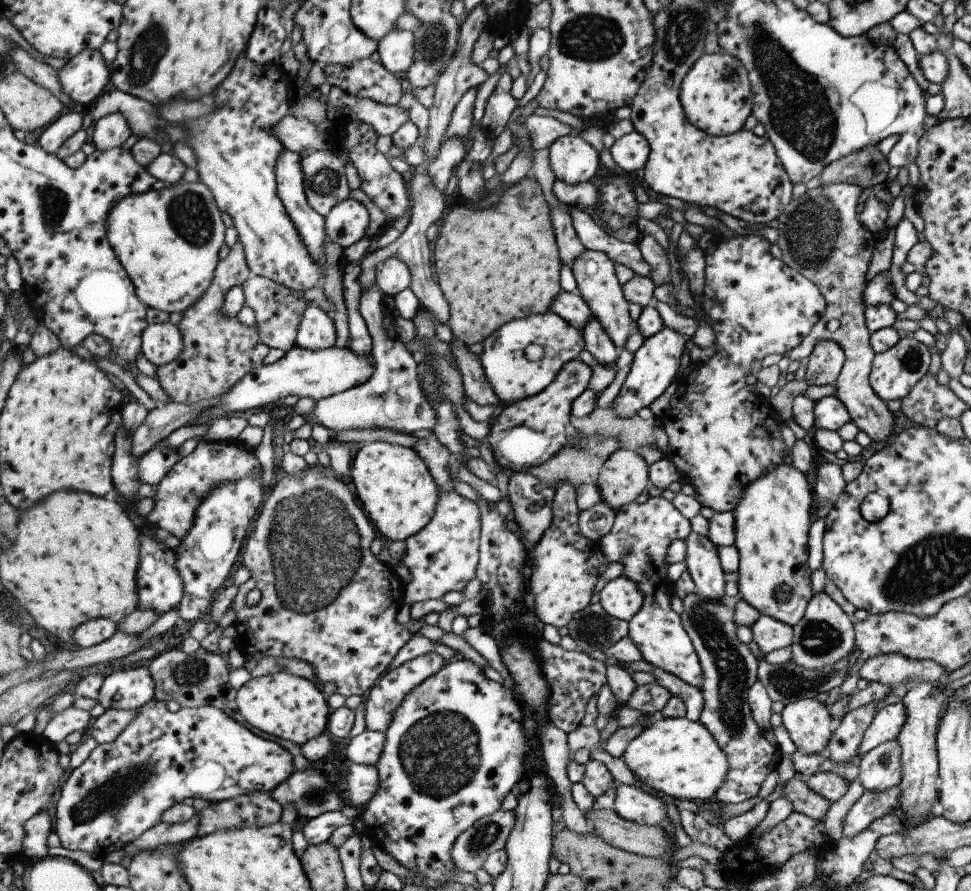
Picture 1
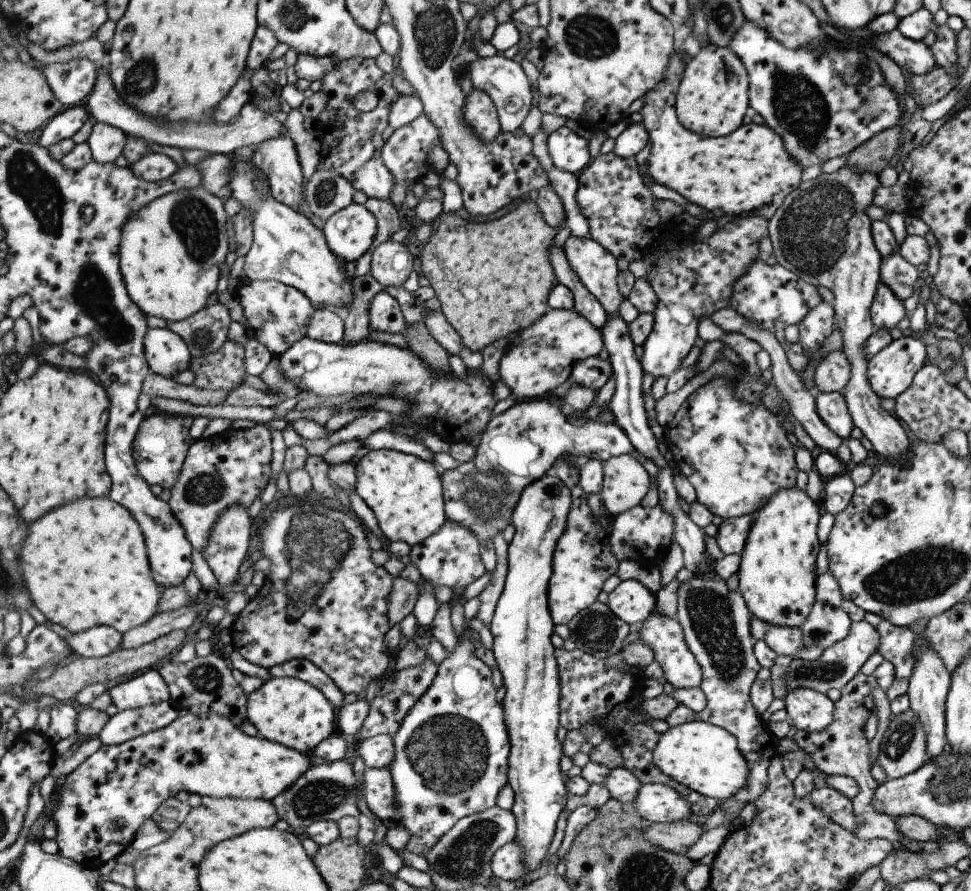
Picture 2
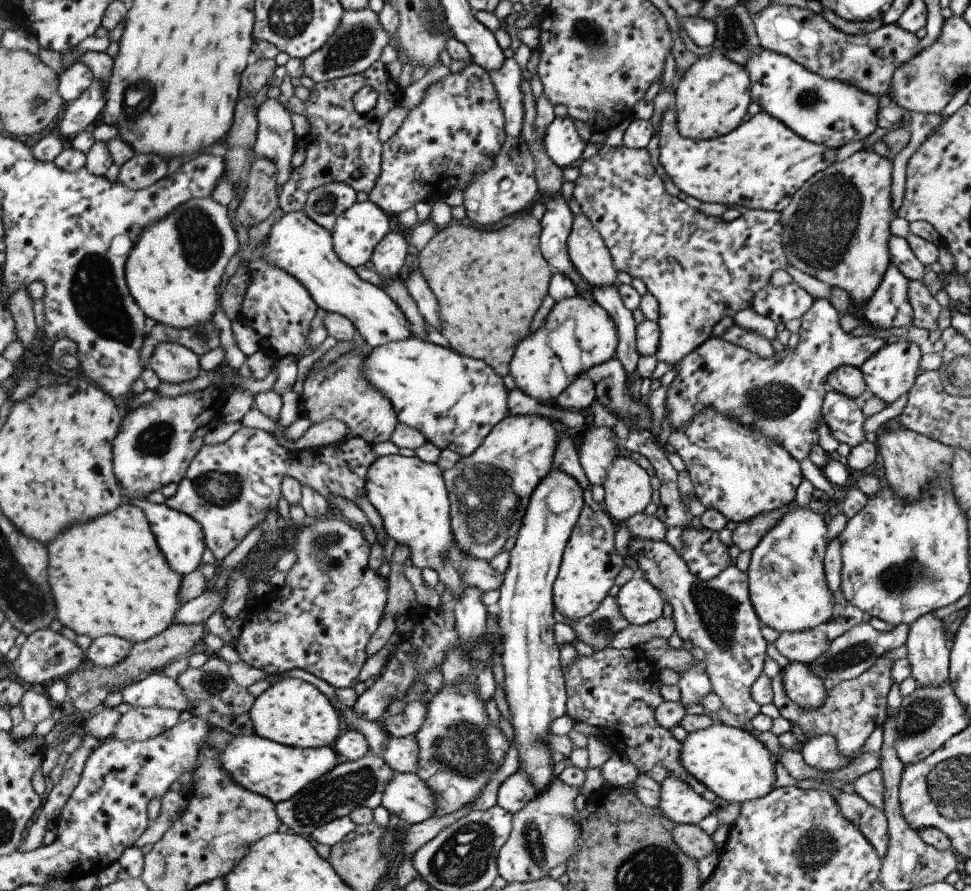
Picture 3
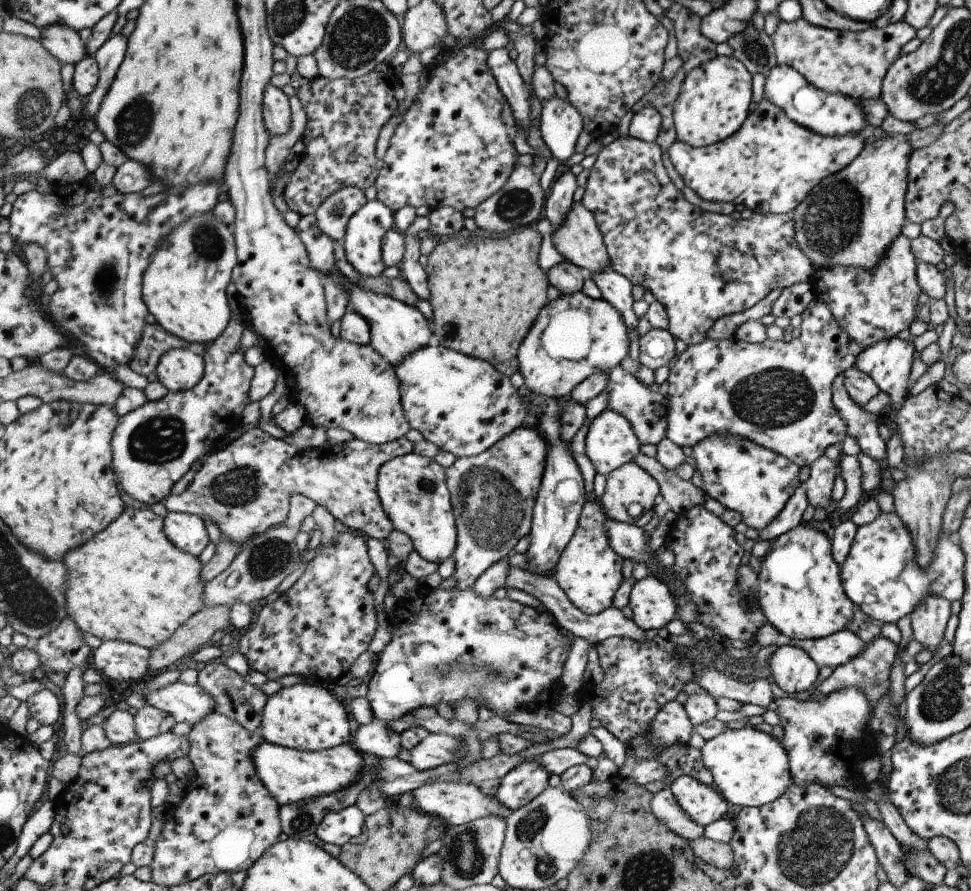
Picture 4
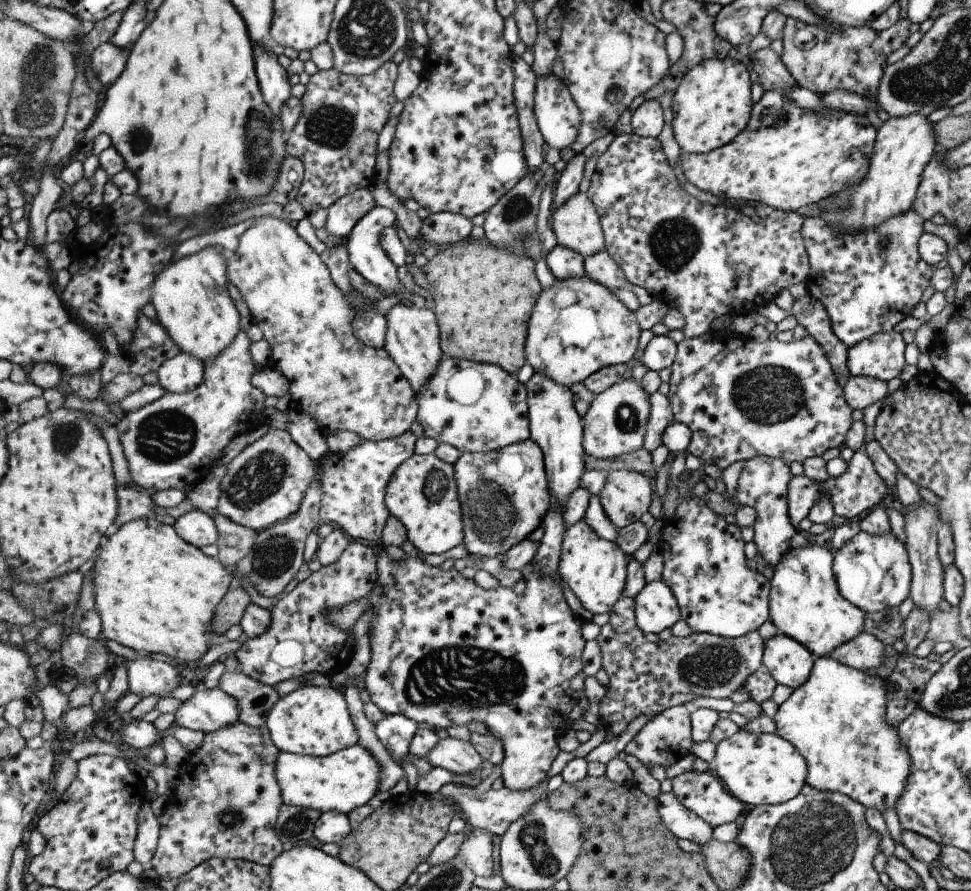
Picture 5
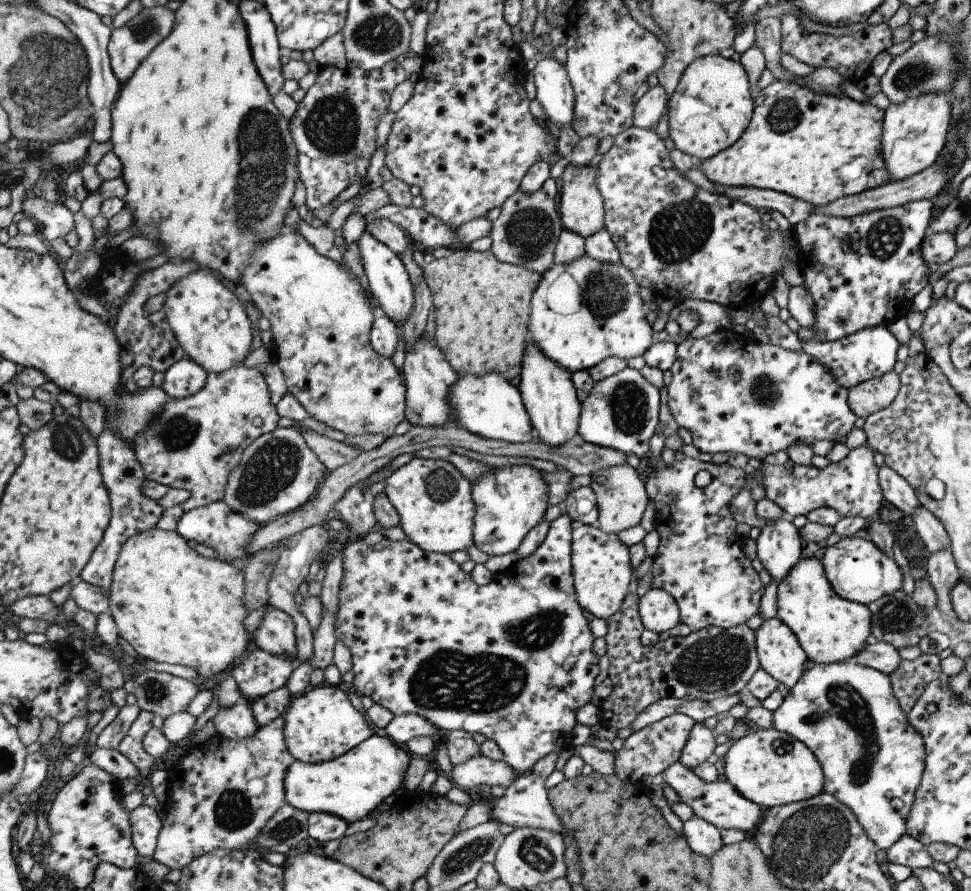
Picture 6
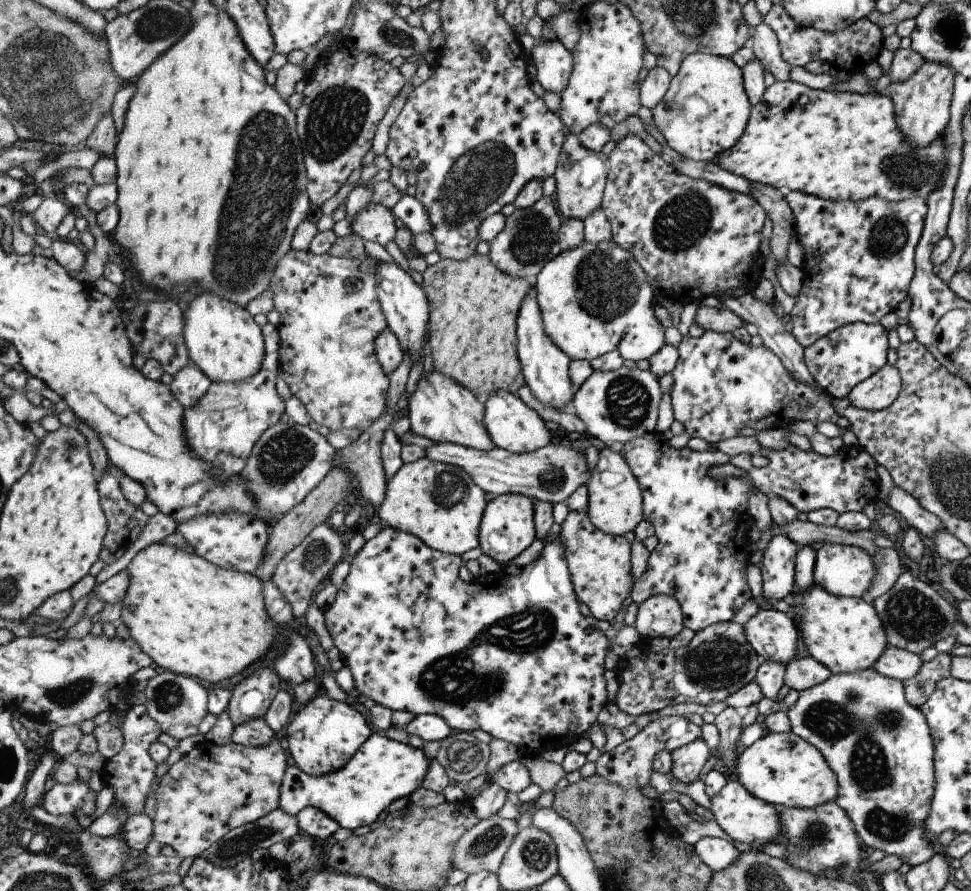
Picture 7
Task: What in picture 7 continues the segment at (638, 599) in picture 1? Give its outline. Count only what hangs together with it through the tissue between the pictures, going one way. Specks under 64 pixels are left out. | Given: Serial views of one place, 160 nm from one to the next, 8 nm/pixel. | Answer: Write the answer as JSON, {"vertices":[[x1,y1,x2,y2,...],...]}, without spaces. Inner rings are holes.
{"vertices":[[658,594,640,604,634,626,644,639,671,639,683,628,685,618,681,618,677,601,674,596]]}

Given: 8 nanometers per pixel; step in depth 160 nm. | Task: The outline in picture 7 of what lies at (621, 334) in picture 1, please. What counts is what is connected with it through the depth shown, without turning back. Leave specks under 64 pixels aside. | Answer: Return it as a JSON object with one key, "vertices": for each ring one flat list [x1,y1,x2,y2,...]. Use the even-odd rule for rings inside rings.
{"vertices":[[568,132,565,144,562,146,562,157,554,174,556,194,560,212,565,217,585,220,602,206,608,174,610,173,610,158,599,151,589,150,580,135]]}

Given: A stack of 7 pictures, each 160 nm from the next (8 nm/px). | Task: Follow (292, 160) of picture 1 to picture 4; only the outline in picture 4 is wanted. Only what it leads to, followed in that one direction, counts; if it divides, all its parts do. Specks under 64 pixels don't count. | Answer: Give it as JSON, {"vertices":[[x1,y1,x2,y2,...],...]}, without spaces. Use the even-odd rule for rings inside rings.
{"vertices":[[267,85,264,94,264,121,273,135,285,134,292,123,290,97,277,86]]}

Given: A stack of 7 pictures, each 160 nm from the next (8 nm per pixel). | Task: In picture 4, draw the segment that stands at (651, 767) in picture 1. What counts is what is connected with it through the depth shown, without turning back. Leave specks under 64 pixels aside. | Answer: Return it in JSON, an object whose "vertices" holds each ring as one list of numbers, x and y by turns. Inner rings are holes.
{"vertices":[[752,727,724,730,707,739,700,753,702,763,710,770,713,788,735,806,757,808,769,804,792,784,786,750,764,731]]}

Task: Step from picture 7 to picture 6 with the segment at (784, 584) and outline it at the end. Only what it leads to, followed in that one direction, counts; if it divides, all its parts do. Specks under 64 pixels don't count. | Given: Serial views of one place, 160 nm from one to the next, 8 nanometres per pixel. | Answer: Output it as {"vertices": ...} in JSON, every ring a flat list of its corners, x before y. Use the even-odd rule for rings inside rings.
{"vertices":[[775,518,759,530,755,540,756,558,771,580,779,582,799,561,804,543,788,518]]}

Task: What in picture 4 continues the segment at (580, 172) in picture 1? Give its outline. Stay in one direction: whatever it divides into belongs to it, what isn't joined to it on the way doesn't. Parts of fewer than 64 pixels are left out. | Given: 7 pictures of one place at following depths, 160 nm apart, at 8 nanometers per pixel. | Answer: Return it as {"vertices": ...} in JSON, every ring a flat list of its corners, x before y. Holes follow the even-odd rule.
{"vertices":[[553,95,542,101,540,131,555,158,567,160,575,154,579,134,585,128,579,109,569,101]]}

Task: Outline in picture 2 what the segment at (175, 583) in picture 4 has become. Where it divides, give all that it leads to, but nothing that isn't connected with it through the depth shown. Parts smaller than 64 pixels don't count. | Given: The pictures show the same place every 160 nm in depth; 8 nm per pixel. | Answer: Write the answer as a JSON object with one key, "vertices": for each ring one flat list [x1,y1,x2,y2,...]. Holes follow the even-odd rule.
{"vertices":[[79,499,73,504,63,505,59,510,55,509,51,514,46,514,47,518,41,518,39,522,35,522,35,526,30,524,30,533,25,546,23,547,21,557,23,569,23,578,26,585,30,588,34,604,38,610,47,618,48,624,58,624,65,628,68,633,85,633,89,629,94,629,99,625,107,625,116,628,119,632,125,634,134,628,146,625,152,618,158,616,160,612,160,601,166,592,166,586,156,581,154,570,151,566,150,552,146,543,146,535,142,531,139,521,127,510,126,506,115,502,113,499]]}

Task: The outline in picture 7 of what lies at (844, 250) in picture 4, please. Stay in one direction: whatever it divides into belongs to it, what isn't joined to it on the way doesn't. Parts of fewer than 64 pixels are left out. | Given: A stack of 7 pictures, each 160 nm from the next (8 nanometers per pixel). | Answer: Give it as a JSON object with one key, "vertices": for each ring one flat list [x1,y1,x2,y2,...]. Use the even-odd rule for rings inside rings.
{"vertices":[[925,60,904,81,891,81,880,91,881,94,887,95,892,100,895,122,899,127,900,134,908,138,911,144,917,145,918,147,926,147,928,142,934,141,934,138,944,133,950,115,953,79,954,70,951,65]]}

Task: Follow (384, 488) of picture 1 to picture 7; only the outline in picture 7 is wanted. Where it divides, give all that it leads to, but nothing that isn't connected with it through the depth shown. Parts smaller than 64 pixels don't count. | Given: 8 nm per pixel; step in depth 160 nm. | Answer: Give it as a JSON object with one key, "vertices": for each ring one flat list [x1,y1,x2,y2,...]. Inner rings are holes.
{"vertices":[[427,457,403,465,403,468,388,482,385,500,379,508,382,525,416,534,431,548,463,556,480,546,482,518,488,502,485,491,474,478,459,465,435,462]]}

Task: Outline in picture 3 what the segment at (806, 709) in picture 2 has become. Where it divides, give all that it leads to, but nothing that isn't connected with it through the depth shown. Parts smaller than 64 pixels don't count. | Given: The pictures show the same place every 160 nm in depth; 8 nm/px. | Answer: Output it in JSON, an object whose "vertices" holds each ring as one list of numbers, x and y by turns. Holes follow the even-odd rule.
{"vertices":[[788,661,779,672,787,698,800,707,815,712,827,695,822,678,799,661]]}

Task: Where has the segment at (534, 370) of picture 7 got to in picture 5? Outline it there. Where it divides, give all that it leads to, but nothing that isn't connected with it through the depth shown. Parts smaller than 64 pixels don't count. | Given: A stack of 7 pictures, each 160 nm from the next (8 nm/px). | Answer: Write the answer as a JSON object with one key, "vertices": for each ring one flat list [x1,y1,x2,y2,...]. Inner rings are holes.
{"vertices":[[534,371,526,382,526,387,530,406,530,438,542,446,550,489,553,492,552,502,561,503,565,512,569,497,579,488,579,480,586,470,584,418,575,406,574,392,570,386,558,383,541,371]]}

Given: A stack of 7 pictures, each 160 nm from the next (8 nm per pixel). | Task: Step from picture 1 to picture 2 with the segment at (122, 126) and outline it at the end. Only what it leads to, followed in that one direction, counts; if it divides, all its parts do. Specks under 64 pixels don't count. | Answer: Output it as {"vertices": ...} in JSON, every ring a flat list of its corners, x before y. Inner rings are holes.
{"vertices":[[94,122,93,130,88,138,92,157,101,164,114,163,124,154,129,138,120,128]]}

